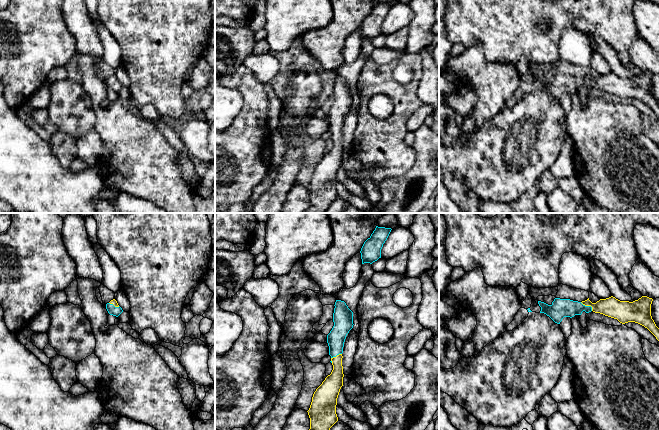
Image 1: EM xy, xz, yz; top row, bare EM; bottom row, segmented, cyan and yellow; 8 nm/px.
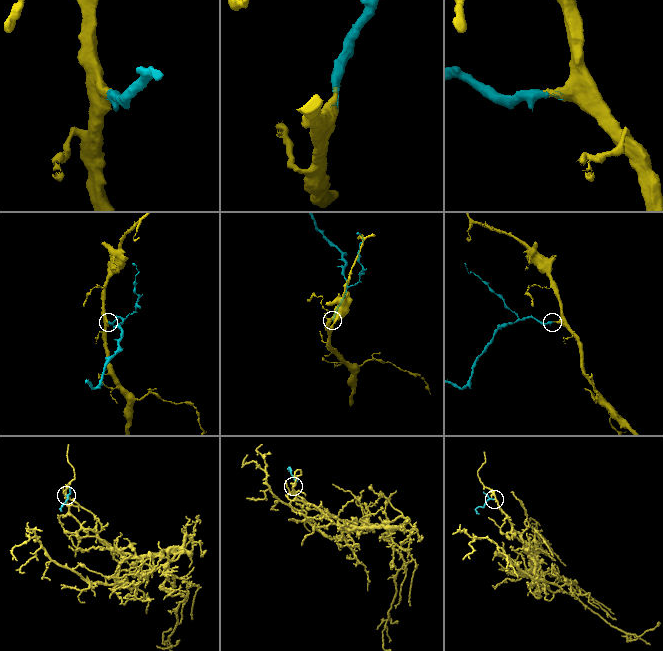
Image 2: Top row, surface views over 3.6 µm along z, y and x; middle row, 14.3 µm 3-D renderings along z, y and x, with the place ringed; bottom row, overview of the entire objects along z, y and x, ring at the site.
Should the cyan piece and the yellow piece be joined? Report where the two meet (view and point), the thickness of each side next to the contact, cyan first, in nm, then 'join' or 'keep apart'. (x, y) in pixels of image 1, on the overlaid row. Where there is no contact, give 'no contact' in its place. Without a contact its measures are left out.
contact yz (587, 306); calibres 160 and 160 nm; join

